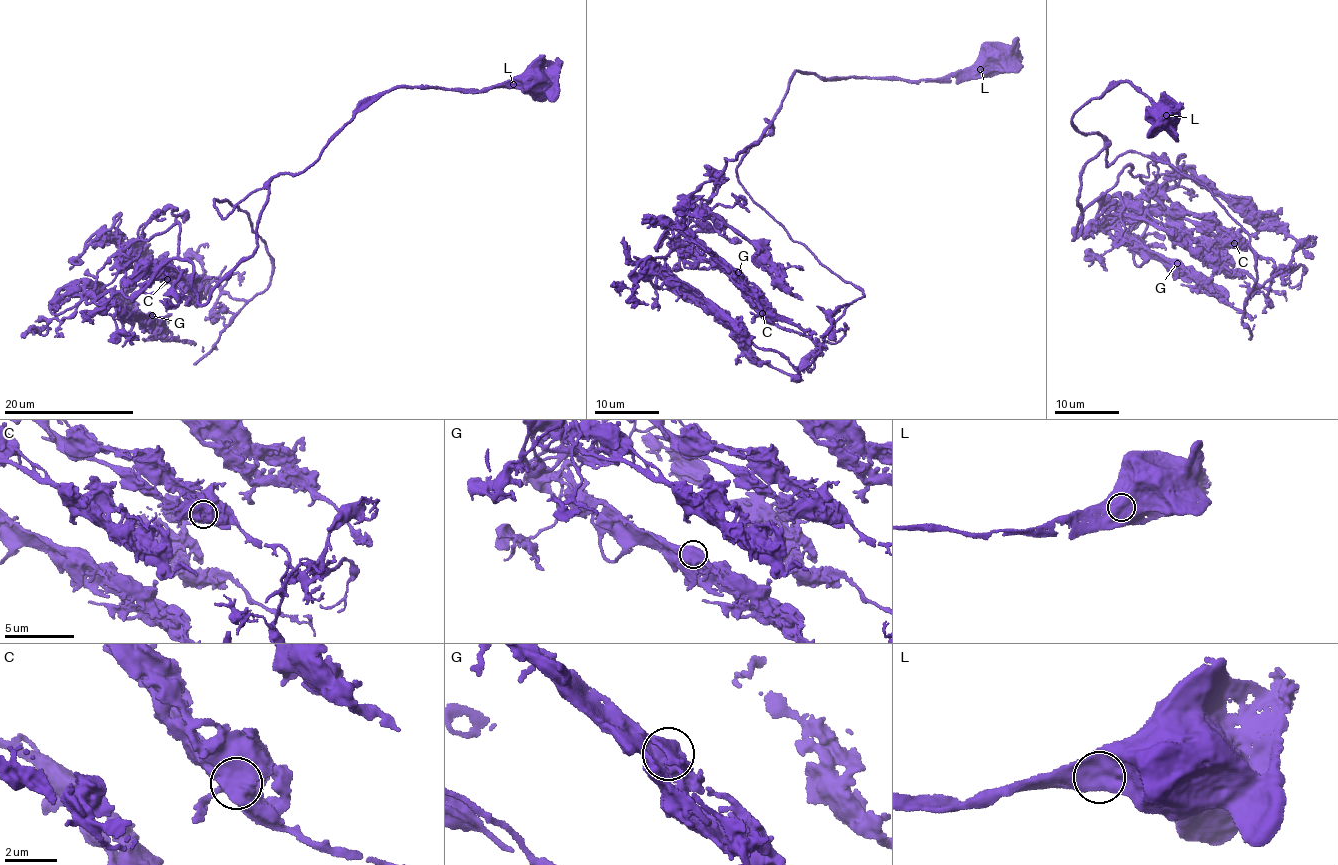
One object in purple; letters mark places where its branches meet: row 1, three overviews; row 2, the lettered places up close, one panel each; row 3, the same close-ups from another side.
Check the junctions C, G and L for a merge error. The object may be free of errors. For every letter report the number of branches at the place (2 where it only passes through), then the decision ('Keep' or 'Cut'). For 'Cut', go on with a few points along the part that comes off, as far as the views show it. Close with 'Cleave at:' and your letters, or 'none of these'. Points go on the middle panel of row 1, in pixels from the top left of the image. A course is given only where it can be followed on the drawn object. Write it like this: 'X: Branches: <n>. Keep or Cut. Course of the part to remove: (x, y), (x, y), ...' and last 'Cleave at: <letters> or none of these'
C: Branches: 1. Keep
G: Branches: 1. Keep
L: Branches: 1. Keep
Cleave at: none of these

